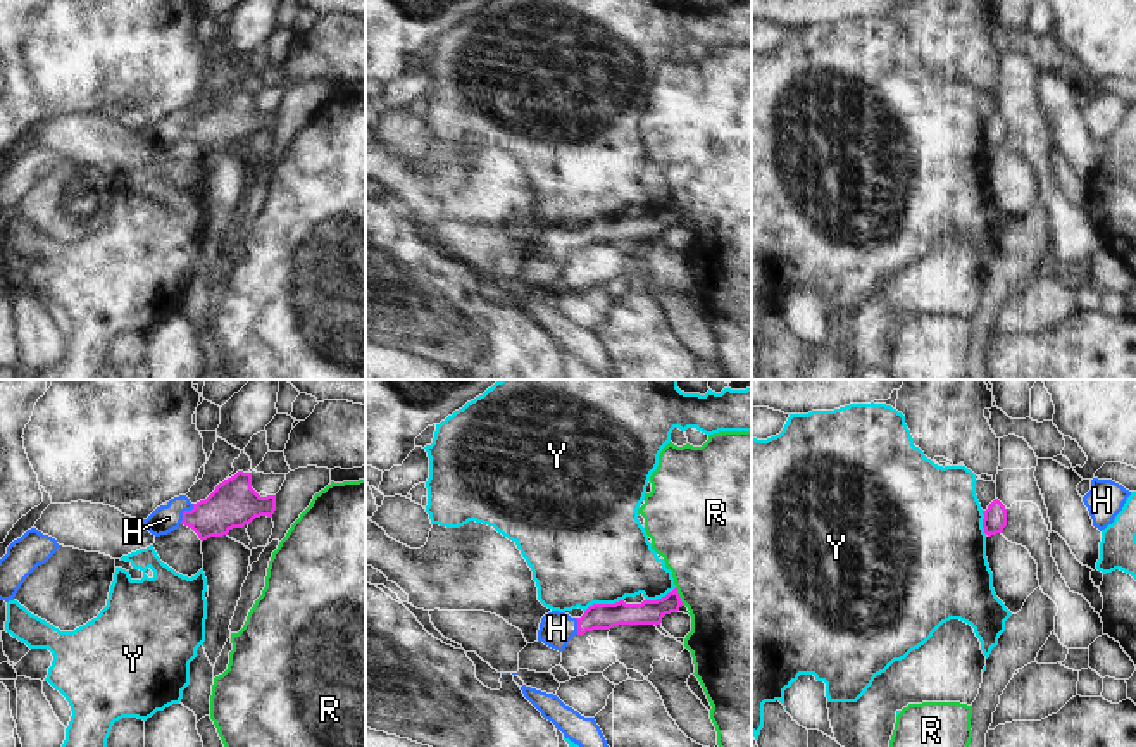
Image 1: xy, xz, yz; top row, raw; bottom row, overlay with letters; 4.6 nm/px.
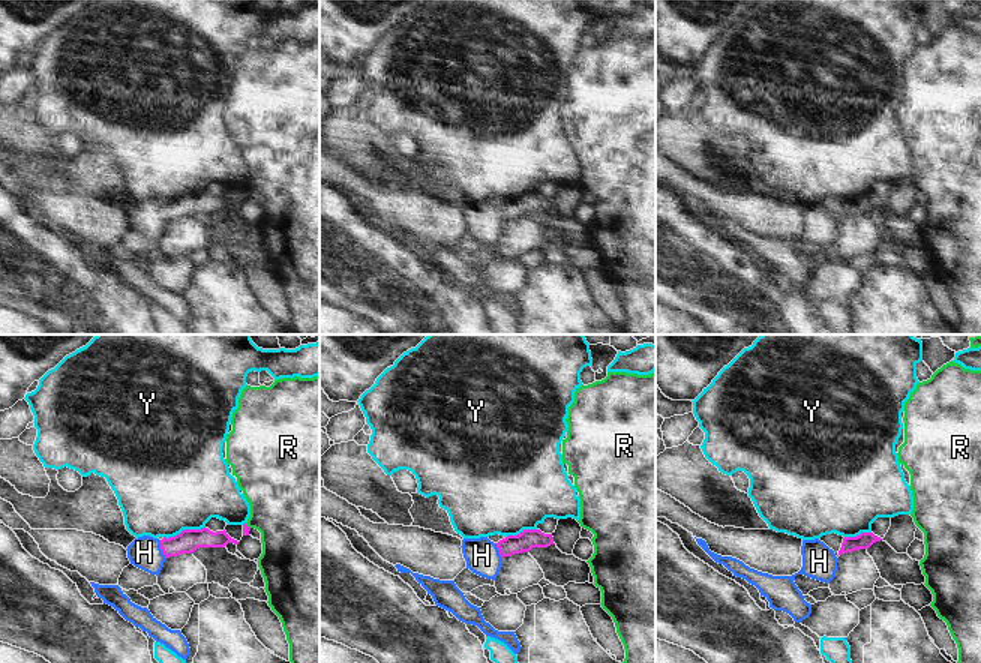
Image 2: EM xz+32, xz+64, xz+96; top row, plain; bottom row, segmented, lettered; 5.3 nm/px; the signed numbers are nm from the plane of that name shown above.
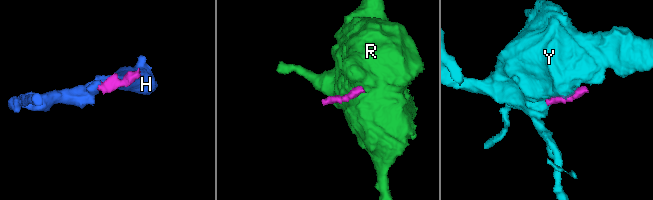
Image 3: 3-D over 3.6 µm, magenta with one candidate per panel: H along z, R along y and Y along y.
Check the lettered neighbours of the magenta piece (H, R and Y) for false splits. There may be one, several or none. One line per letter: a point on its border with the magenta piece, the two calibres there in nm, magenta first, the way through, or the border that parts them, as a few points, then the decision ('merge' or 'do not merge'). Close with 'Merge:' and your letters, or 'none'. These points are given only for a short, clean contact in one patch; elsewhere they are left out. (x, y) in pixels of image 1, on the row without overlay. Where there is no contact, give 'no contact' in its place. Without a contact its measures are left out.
H: xy (183, 126) | 220/130 nm | across xy (233, 118), (219, 126), (183, 126), (174, 126), (168, 131) | merge
R: xz (678, 209) | 110/480 nm | along xz (676, 200), (683, 218) | do not merge
Y: xz (604, 218) | 130/480 nm | do not merge
Merge: H

